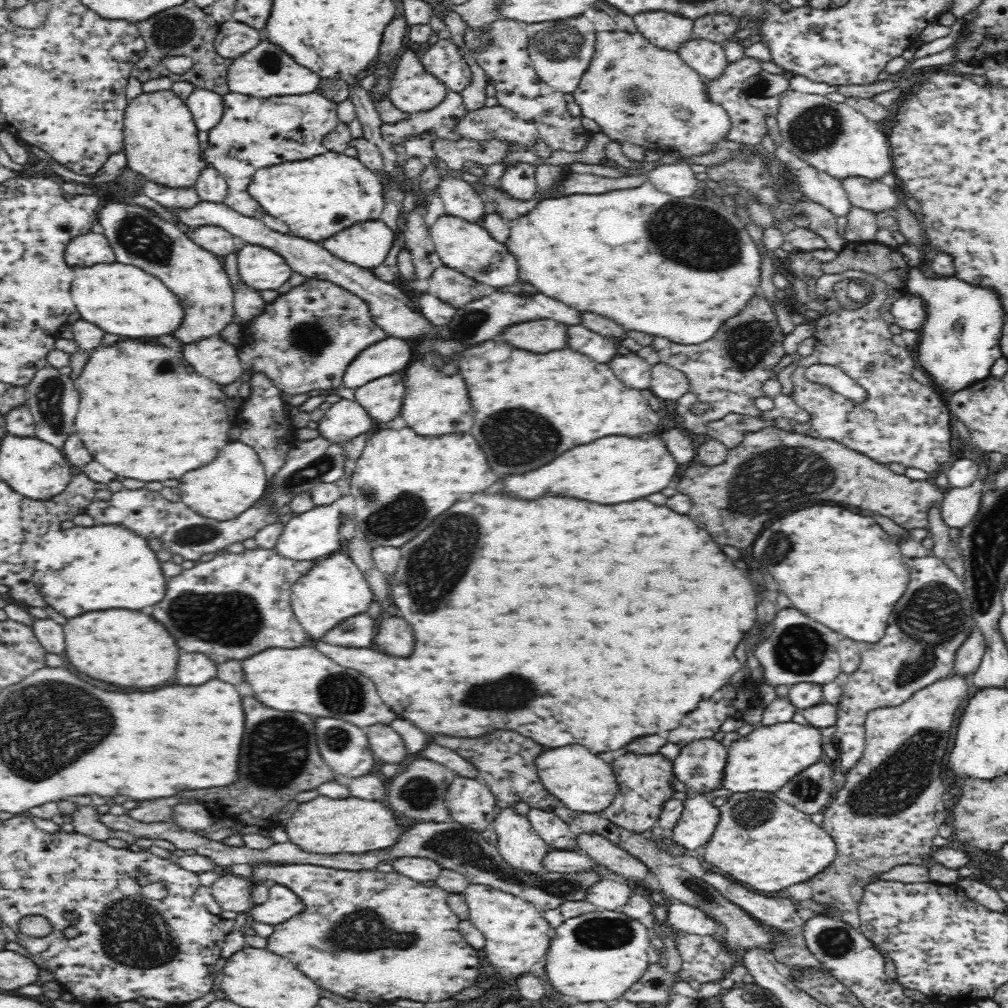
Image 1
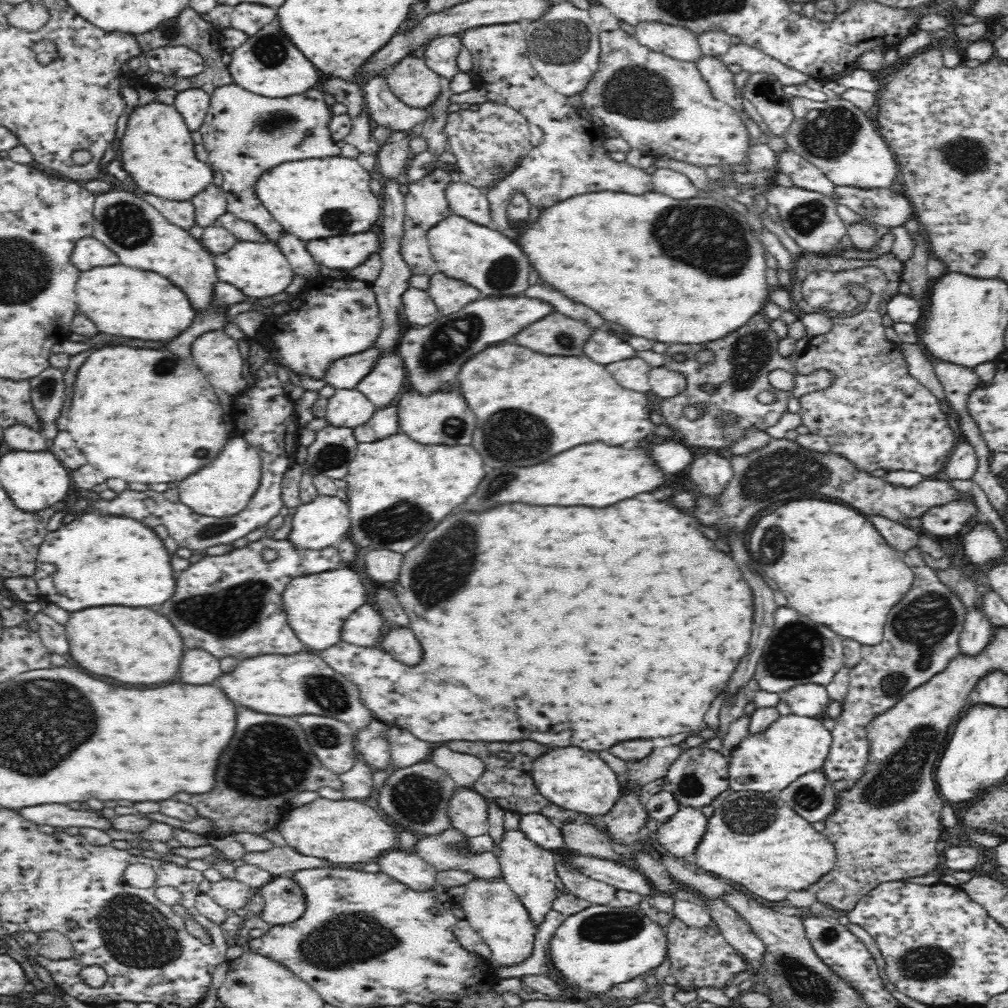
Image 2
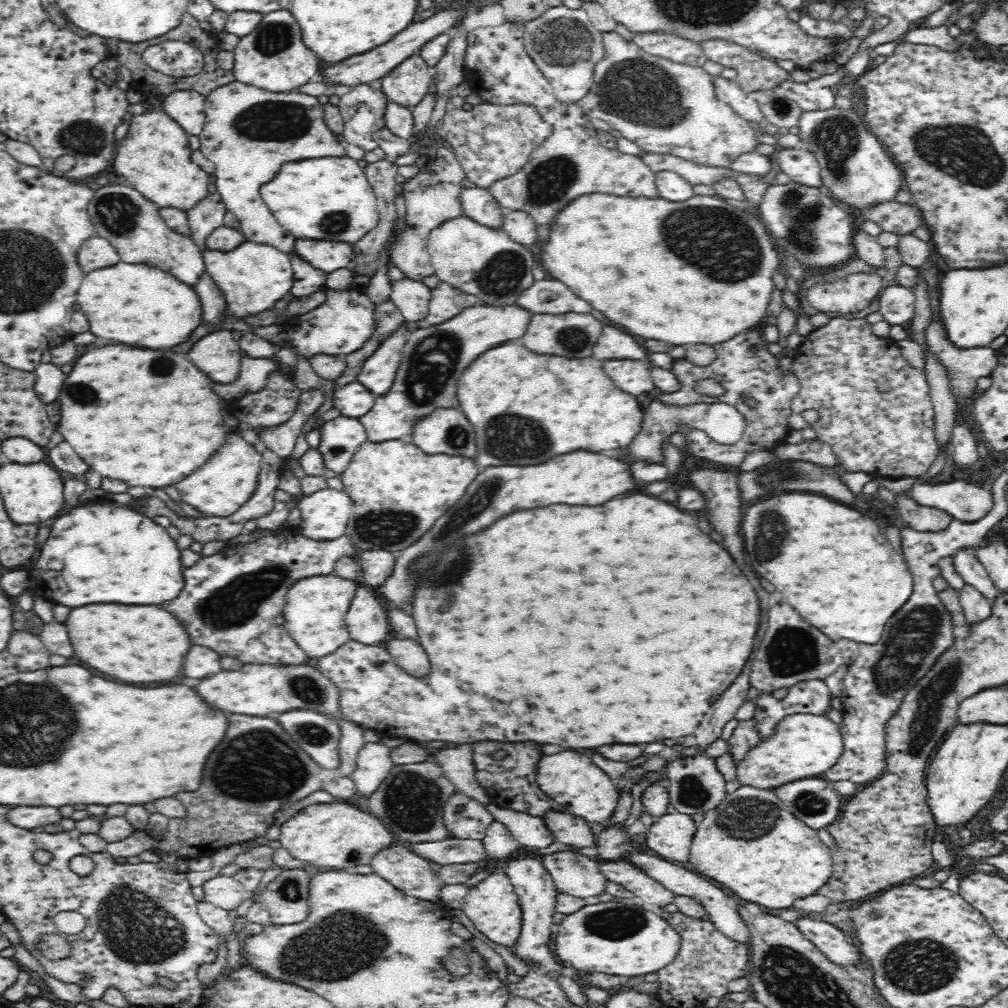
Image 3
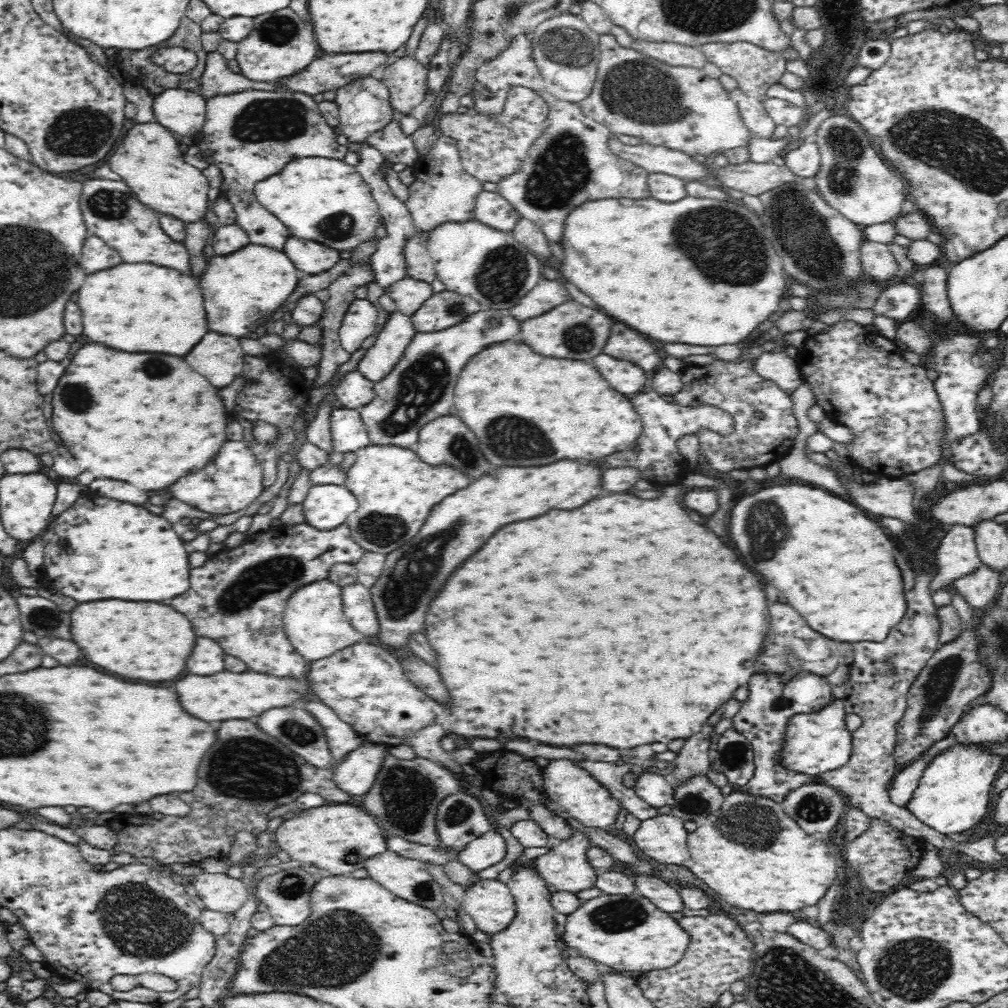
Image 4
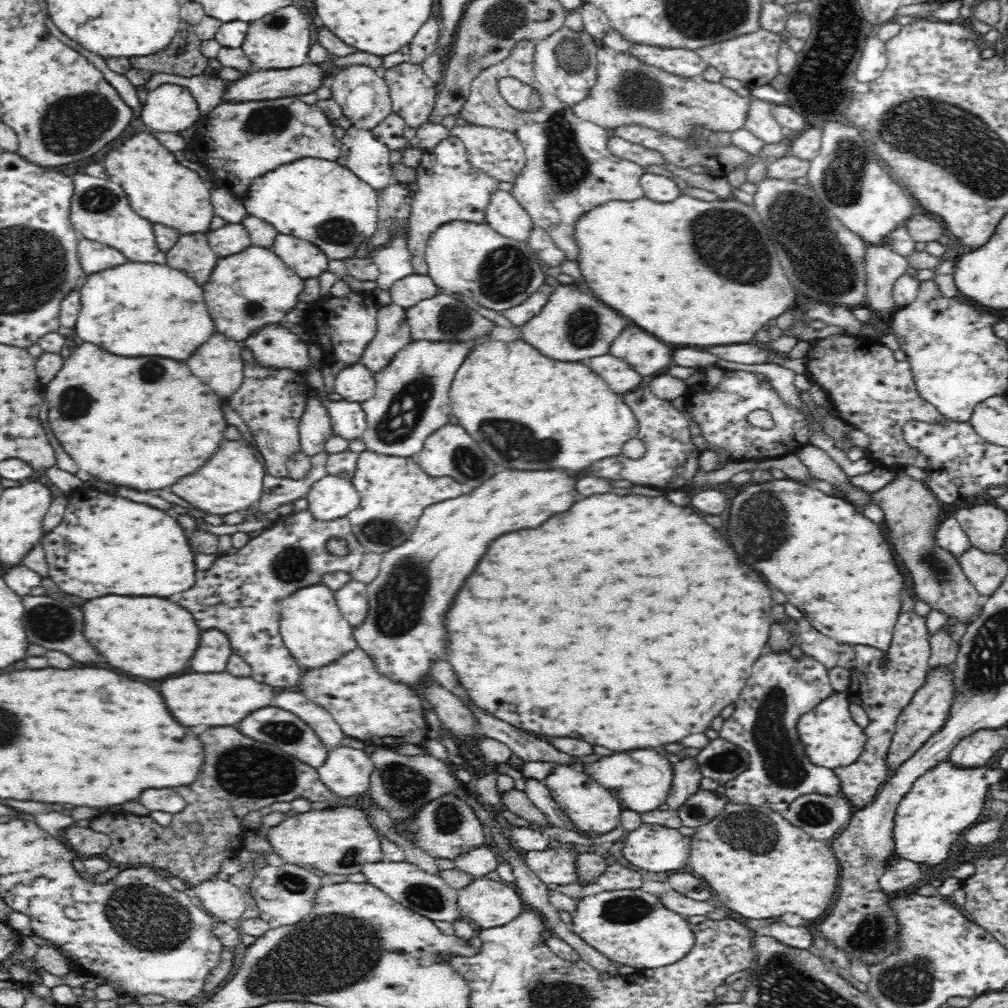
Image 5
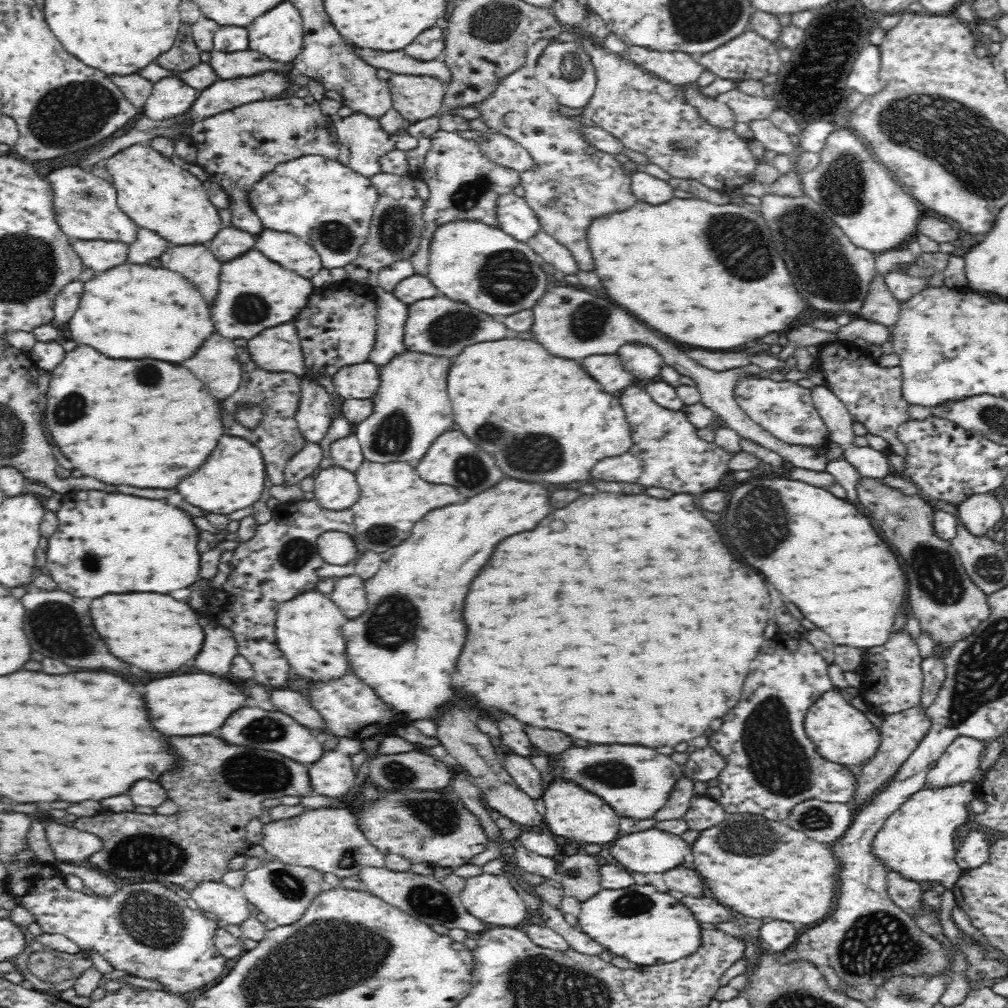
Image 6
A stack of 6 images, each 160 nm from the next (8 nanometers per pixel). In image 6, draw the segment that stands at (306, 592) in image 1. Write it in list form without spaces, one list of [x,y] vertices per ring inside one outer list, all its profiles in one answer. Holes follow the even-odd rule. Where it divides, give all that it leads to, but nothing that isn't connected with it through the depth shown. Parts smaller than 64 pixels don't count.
[[[319,591],[296,596],[281,604],[275,620],[277,646],[286,657],[294,677],[305,676],[310,682],[340,680],[348,672],[345,642],[342,640],[342,625],[346,616],[338,610],[333,600]]]

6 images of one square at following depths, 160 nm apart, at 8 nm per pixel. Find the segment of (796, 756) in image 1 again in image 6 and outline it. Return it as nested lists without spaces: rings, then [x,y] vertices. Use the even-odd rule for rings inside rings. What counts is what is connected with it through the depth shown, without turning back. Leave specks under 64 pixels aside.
[[[839,688],[828,689],[814,701],[806,714],[804,728],[810,739],[818,745],[818,753],[822,757],[855,768],[869,761],[878,752],[881,742],[881,732],[874,722],[870,722],[862,710],[848,704]]]

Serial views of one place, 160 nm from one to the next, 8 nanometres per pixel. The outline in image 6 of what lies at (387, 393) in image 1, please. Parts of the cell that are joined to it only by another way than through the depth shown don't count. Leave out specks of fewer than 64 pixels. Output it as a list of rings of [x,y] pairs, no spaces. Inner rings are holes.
[[[376,288],[376,294],[376,340],[369,360],[381,367],[405,351],[403,336],[408,320],[408,305],[393,292]]]

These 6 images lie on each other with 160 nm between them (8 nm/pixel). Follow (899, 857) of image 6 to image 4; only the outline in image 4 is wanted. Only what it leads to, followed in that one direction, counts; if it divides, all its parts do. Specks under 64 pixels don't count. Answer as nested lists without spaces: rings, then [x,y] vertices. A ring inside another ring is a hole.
[[[952,746],[950,750],[938,754],[925,768],[919,778],[907,811],[922,824],[940,834],[960,834],[978,824],[986,810],[996,775],[1001,768],[1003,757],[987,754],[985,750],[971,746]]]

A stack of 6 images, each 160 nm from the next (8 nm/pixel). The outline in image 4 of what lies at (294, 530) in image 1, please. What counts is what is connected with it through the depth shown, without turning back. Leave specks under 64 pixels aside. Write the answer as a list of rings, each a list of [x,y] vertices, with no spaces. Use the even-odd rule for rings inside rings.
[[[313,484],[302,506],[307,524],[330,530],[346,523],[359,504],[346,485]]]

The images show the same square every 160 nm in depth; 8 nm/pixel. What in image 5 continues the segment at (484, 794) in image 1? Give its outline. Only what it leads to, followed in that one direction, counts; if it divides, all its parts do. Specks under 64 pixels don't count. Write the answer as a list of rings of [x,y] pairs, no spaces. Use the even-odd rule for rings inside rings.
[[[452,793],[434,797],[434,800],[426,801],[409,817],[396,819],[394,830],[430,856],[453,861],[460,858],[462,854],[482,848],[487,841],[485,830],[468,802]]]

